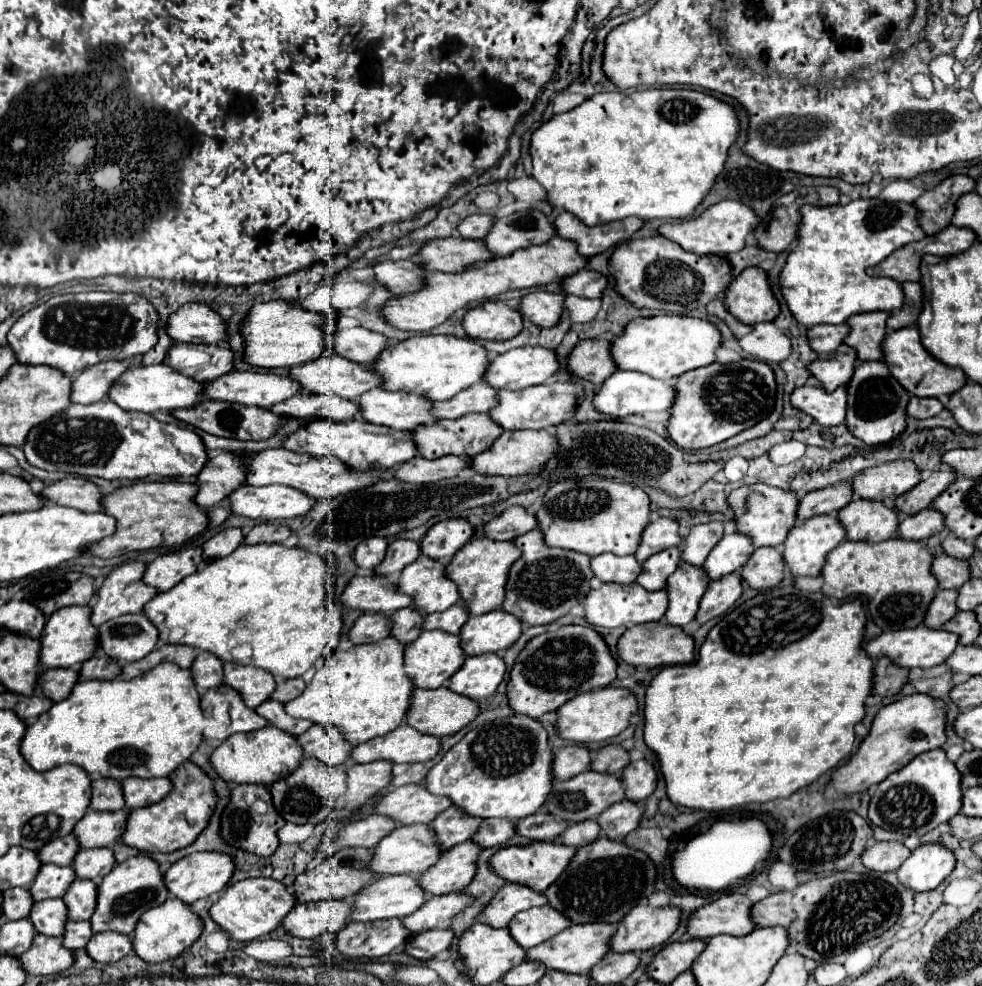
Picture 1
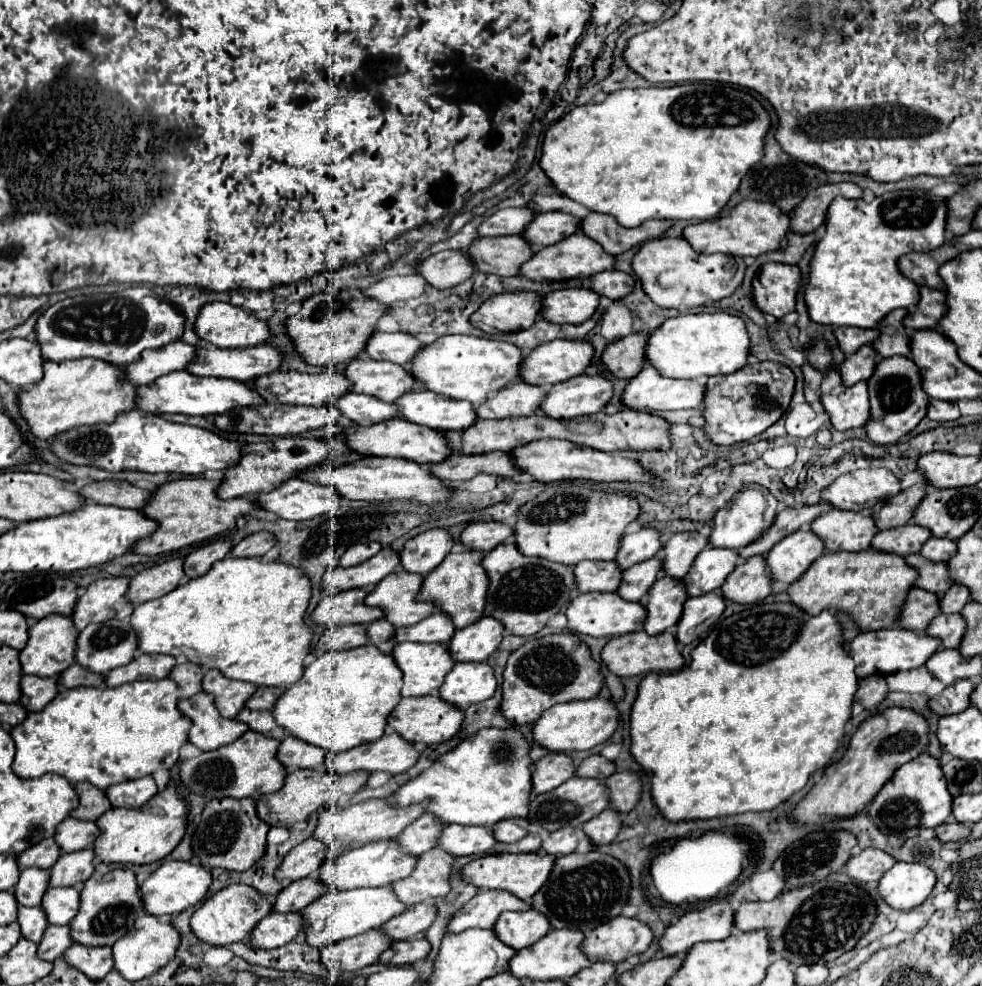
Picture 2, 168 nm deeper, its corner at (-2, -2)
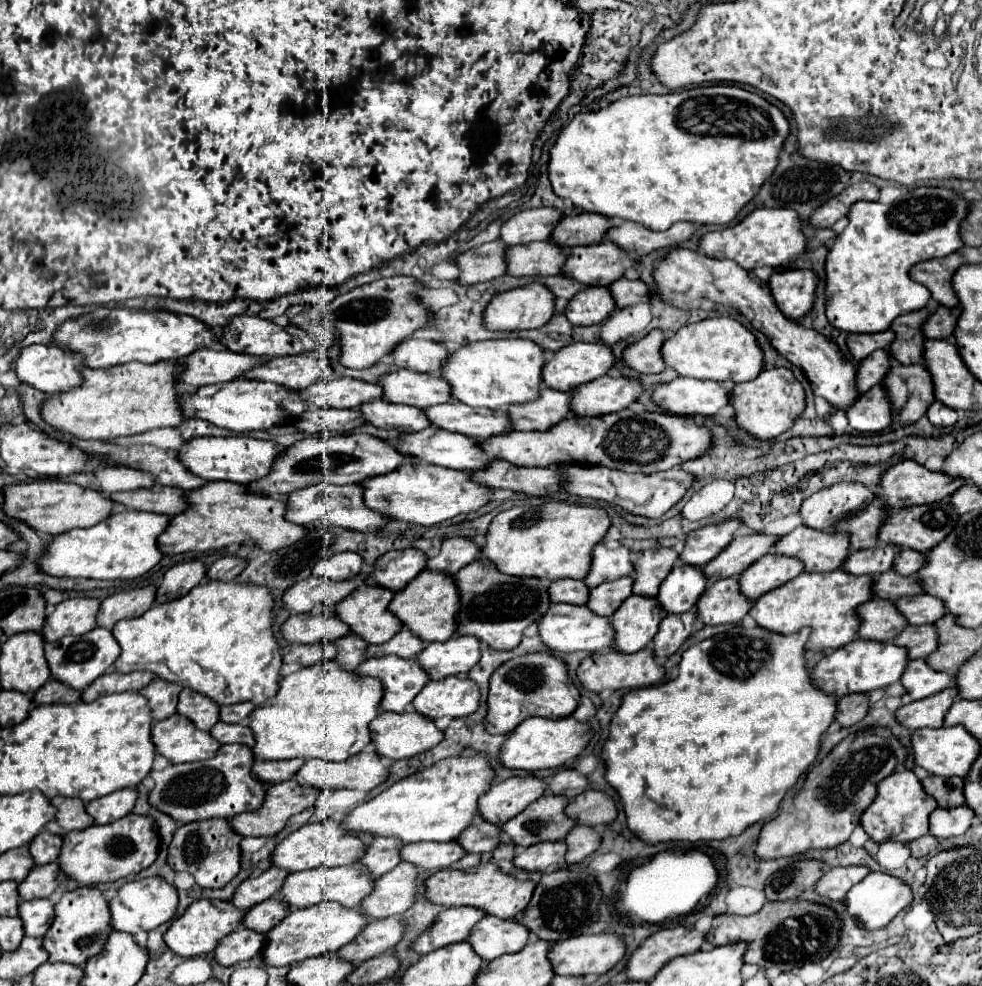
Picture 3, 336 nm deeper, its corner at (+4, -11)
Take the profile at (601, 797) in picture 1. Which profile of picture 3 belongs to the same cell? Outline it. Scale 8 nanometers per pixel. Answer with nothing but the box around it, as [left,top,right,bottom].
[500,795,572,847]

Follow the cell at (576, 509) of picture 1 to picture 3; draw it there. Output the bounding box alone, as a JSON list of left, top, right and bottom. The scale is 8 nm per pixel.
[480,503,610,581]

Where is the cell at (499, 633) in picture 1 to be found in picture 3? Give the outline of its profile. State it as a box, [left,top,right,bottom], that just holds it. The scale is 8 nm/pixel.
[418,637,480,681]

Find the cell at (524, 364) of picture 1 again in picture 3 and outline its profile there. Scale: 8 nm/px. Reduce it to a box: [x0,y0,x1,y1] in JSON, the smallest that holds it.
[544,343,616,391]

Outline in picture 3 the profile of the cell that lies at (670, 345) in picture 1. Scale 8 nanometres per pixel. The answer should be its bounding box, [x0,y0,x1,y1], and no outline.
[662,317,764,381]

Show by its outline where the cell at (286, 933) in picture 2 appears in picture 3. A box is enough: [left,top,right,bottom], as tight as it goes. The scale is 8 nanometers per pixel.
[212,927,264,967]

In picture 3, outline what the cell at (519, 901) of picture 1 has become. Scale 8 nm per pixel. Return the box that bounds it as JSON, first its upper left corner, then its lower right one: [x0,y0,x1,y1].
[410,907,484,955]

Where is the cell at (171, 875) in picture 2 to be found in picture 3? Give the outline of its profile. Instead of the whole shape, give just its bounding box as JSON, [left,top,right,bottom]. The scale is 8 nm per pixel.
[108,877,178,935]

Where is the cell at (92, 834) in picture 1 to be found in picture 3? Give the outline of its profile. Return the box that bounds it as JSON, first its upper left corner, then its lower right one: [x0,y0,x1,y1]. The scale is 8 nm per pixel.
[30,831,62,865]

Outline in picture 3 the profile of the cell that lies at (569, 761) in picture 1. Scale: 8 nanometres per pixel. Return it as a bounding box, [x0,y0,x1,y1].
[478,775,544,823]

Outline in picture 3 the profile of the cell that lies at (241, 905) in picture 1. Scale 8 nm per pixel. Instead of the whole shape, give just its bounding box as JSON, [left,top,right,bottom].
[164,899,244,957]

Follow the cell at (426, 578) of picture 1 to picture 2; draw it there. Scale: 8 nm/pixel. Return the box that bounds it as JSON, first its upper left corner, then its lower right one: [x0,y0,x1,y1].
[366,568,436,626]

